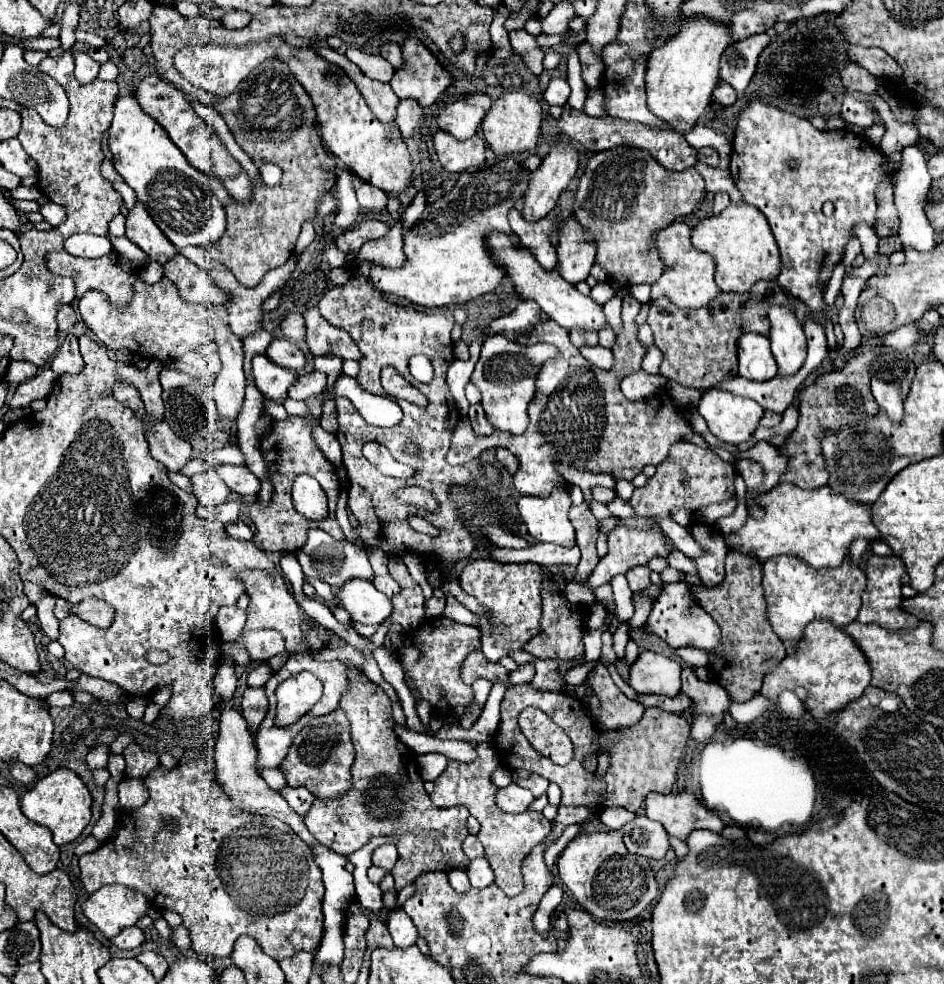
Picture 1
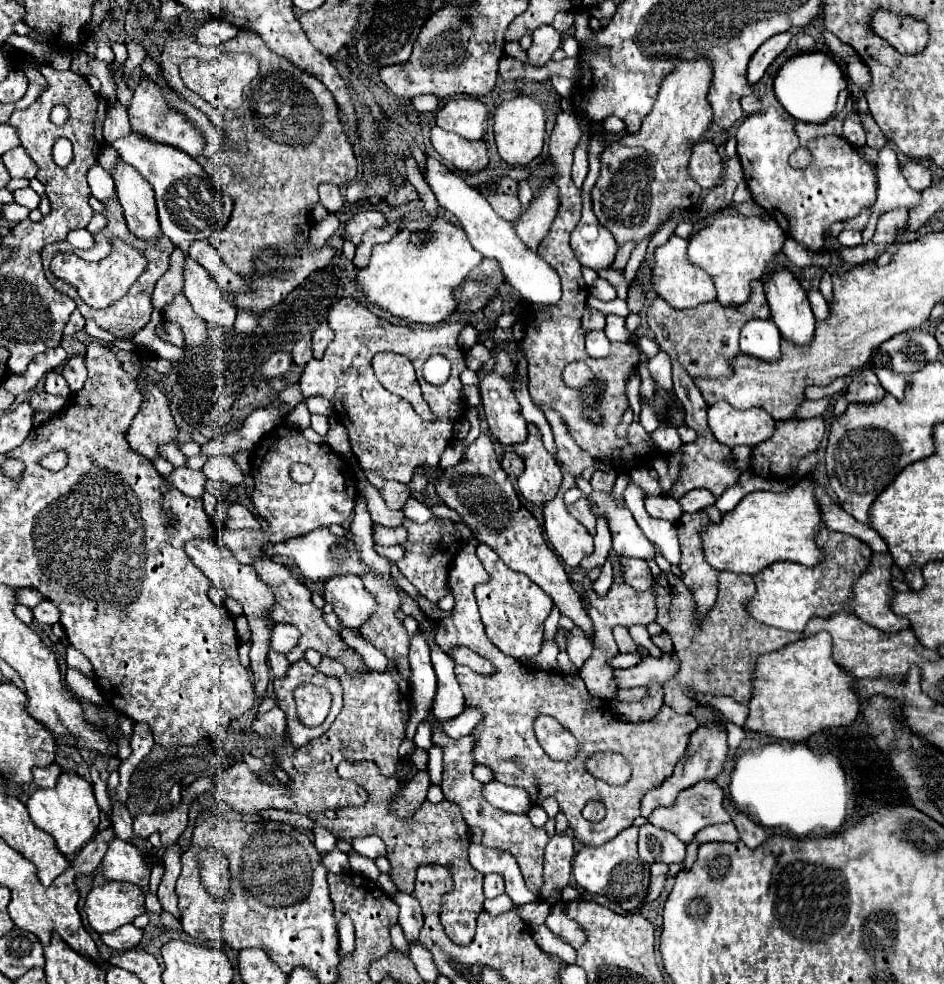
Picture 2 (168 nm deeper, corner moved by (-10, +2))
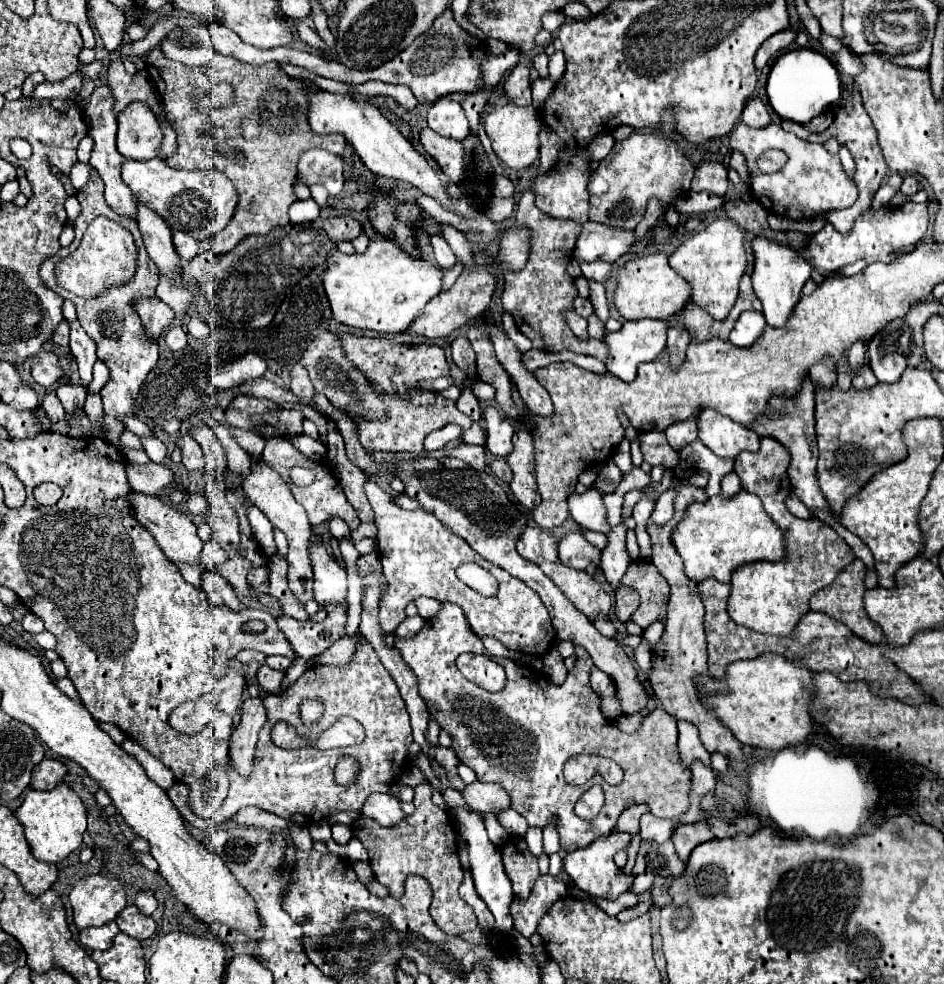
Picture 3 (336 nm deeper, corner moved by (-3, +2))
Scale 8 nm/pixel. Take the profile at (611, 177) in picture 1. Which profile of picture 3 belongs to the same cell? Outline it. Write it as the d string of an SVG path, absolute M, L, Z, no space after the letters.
M666 108L666 112L660 116L658 128L650 132L634 132L632 136L614 144L612 152L600 162L598 170L588 182L592 222L630 230L644 218L646 206L652 198L658 198L662 206L668 206L678 196L690 192L694 166L672 136L676 136L676 112Z

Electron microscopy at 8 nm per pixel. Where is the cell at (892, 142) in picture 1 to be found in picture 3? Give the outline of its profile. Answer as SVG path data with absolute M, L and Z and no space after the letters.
M822 34L820 44L822 44L822 48L824 48L828 54L836 54L836 52L840 52L840 50L844 48L844 44L842 44L840 40L834 40L832 36L826 36L826 34Z

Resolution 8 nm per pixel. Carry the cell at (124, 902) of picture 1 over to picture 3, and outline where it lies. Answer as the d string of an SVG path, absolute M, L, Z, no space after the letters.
M96 874L74 884L70 904L74 910L74 924L78 930L84 930L116 920L128 902L126 890L118 880Z

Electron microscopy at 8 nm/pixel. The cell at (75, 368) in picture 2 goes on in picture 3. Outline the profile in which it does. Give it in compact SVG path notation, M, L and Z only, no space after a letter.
M64 380L58 388L56 388L58 398L62 400L62 406L66 412L74 412L74 410L82 410L84 408L84 400L86 400L86 386L82 384L72 384L70 380Z

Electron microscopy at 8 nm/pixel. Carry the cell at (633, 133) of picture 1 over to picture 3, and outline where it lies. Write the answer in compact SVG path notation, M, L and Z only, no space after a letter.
M700 162L694 178L692 178L692 192L708 190L716 196L724 196L728 188L728 176L726 168L720 162Z

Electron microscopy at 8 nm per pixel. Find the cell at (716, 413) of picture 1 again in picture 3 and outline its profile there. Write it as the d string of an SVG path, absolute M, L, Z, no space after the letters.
M706 410L698 416L698 438L716 456L736 458L742 450L756 452L760 436L744 424L738 424L718 410Z

